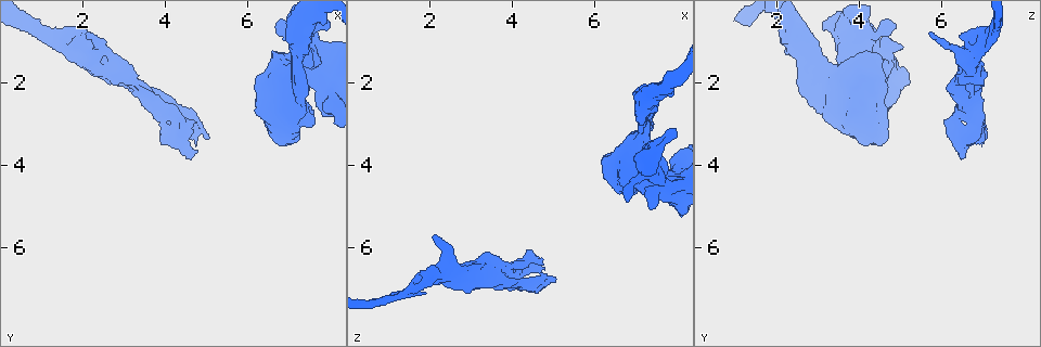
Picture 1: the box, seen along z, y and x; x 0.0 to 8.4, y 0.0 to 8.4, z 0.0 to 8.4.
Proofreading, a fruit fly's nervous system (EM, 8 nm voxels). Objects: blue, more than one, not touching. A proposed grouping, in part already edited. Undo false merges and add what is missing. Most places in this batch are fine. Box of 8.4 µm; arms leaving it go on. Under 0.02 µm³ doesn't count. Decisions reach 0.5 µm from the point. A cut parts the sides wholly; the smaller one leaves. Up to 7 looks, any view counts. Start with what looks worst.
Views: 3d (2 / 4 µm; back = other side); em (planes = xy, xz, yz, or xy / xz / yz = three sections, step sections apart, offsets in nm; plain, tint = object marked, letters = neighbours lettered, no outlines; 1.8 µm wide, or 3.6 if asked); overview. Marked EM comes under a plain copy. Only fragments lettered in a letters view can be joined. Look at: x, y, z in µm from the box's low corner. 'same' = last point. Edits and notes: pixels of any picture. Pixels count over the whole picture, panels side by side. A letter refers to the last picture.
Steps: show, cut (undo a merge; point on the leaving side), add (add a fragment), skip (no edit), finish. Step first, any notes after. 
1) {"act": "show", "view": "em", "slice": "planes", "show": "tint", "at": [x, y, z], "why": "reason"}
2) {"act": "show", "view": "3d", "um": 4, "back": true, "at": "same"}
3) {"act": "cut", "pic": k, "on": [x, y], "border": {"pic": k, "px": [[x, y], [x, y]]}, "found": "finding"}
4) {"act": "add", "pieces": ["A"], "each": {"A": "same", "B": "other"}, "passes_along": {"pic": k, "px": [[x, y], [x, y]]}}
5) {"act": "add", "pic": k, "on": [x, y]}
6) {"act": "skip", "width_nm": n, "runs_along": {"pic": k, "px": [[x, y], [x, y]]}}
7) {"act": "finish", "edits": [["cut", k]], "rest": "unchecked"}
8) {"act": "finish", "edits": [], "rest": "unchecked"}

{"act": "show", "view": "em", "slice": "yz", "step": 4, "show": "letters", "at": [7.15, 0.65, 2.30], "why": "abrupt turn"}

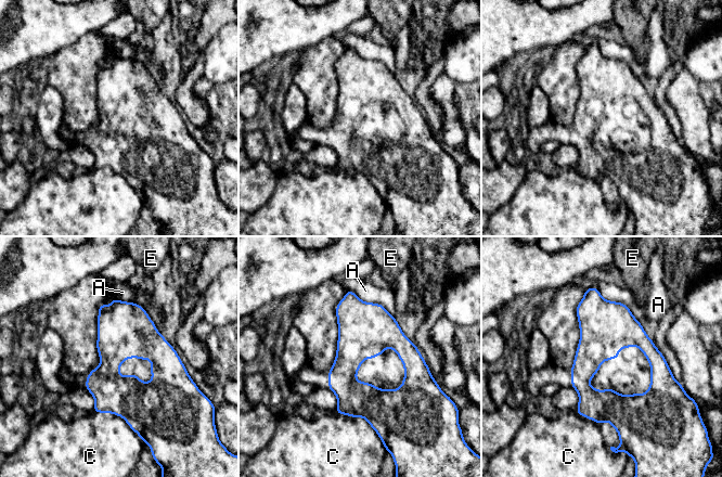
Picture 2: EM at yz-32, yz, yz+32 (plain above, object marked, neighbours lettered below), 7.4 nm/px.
{"act": "skip", "each": {"A": "other", "C": "other", "E": "other"}, "border": {"pic": 2, "px": [[575, 411], [608, 422], [617, 432]]}, "found": "one cell here"}

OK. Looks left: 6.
{"act": "show", "view": "3d", "um": 4, "at": [2.05, 0.80, 5.75]}

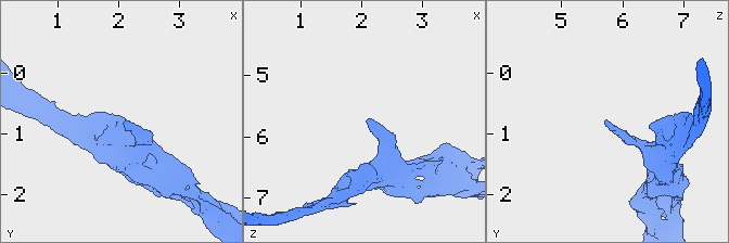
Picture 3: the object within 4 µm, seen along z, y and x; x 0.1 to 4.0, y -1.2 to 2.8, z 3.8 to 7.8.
{"act": "show", "view": "em", "slice": "planes", "show": "letters", "at": [2.10, 0.80, 5.75], "why": "need the tissue"}

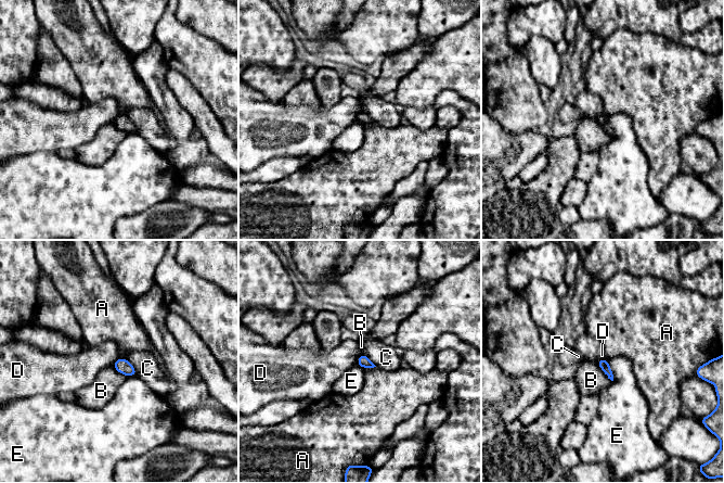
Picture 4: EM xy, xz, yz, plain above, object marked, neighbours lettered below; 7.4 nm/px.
{"act": "skip", "each": {"A": "other", "B": "other", "C": "other", "D": "other", "E": "other"}, "border": {"pic": 4, "px": [[361, 354], [357, 364]]}, "found": "no lettered fragment goes on from it"}

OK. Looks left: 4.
{"act": "show", "view": "3d", "um": 4, "at": [3.65, 2.35, 6.60], "why": "thick turns thin"}

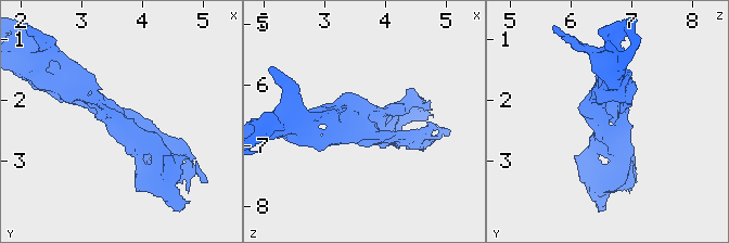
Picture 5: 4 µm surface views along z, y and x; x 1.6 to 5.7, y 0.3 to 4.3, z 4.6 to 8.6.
{"act": "show", "view": "em", "slice": "planes", "show": "letters", "at": [3.60, 2.40, 6.60], "arms": 4, "why": "now the EM"}

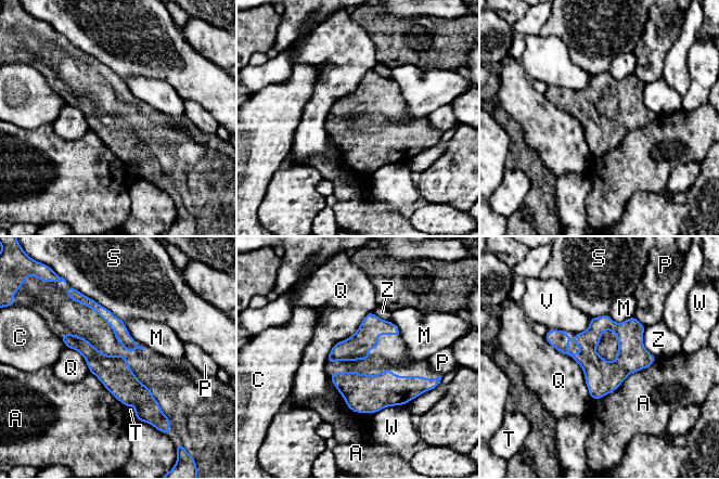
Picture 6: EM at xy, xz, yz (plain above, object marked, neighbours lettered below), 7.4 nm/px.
{"act": "skip", "longest_contact_nm": ["Q", 600], "each": {"A": "other", "C": "other", "M": "other", "P": "other", "Q": "other", "S": "other", "T": "other", "V": "other", "W": "other", "Z": "other"}, "found": "all the same cell"}

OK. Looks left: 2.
{"act": "finish", "edits": [], "rest": "unchecked"}

